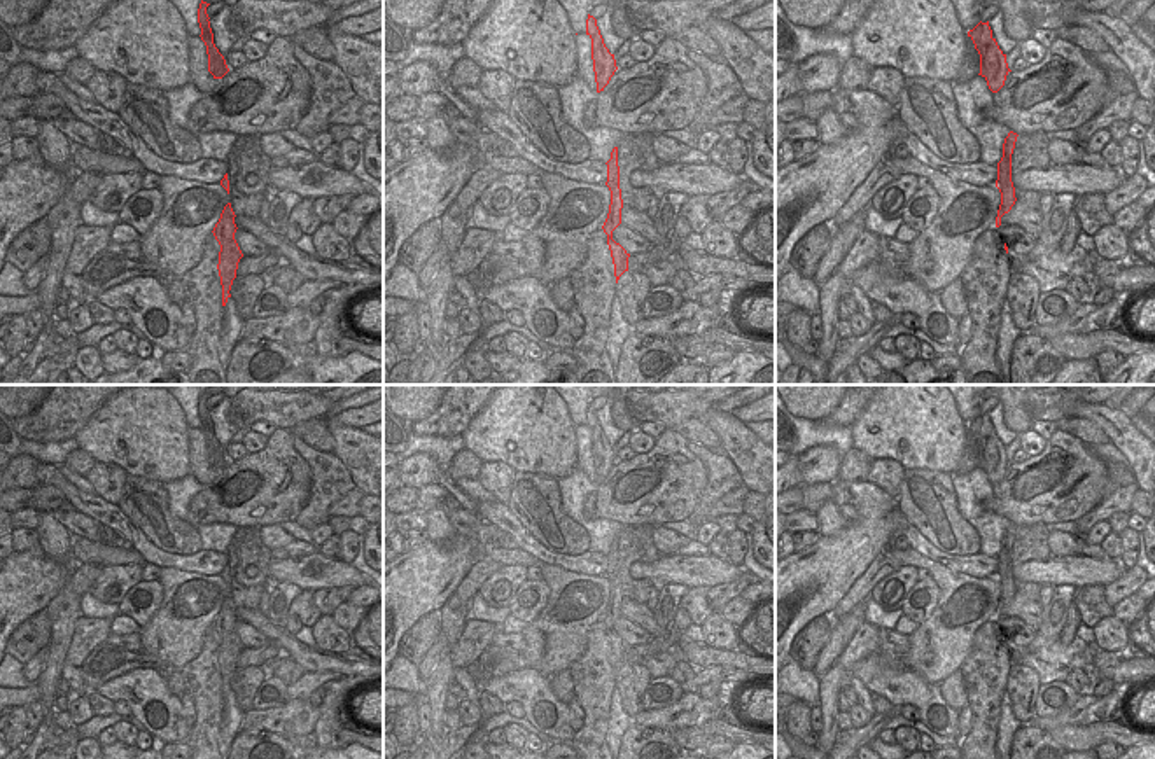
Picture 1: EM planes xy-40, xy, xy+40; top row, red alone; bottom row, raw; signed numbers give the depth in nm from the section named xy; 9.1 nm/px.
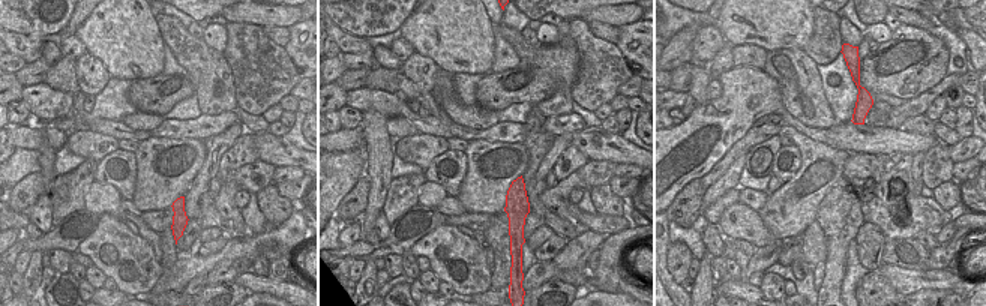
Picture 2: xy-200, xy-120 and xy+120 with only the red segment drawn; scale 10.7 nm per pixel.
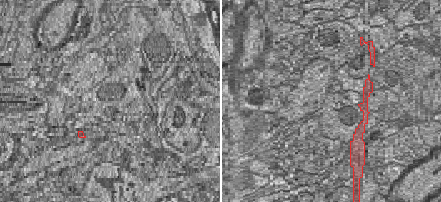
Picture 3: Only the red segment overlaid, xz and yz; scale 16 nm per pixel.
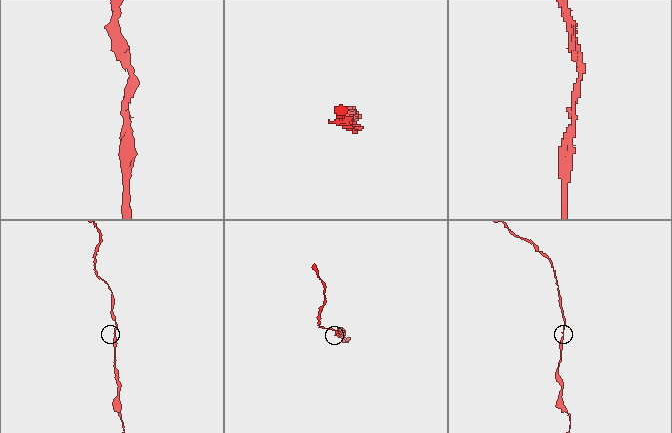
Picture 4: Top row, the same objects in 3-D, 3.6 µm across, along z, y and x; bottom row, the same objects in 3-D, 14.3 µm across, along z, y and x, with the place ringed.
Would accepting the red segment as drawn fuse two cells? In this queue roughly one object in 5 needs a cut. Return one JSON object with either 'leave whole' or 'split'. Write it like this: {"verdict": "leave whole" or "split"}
{"verdict": "leave whole"}

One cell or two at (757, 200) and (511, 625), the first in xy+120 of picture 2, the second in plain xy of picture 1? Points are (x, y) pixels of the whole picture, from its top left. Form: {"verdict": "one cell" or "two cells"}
{"verdict": "two cells"}

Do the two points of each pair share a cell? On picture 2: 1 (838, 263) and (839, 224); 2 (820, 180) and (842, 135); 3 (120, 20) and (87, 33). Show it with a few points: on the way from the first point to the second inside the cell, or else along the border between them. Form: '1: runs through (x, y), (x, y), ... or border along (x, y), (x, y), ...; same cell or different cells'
1: runs through (838, 254), (838, 233); same cell
2: border along (829, 146), (850, 153); different cells
3: runs through (113, 27), (107, 33), (95, 33); same cell

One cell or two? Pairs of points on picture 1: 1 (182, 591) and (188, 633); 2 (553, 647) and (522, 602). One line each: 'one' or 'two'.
1: one
2: two

